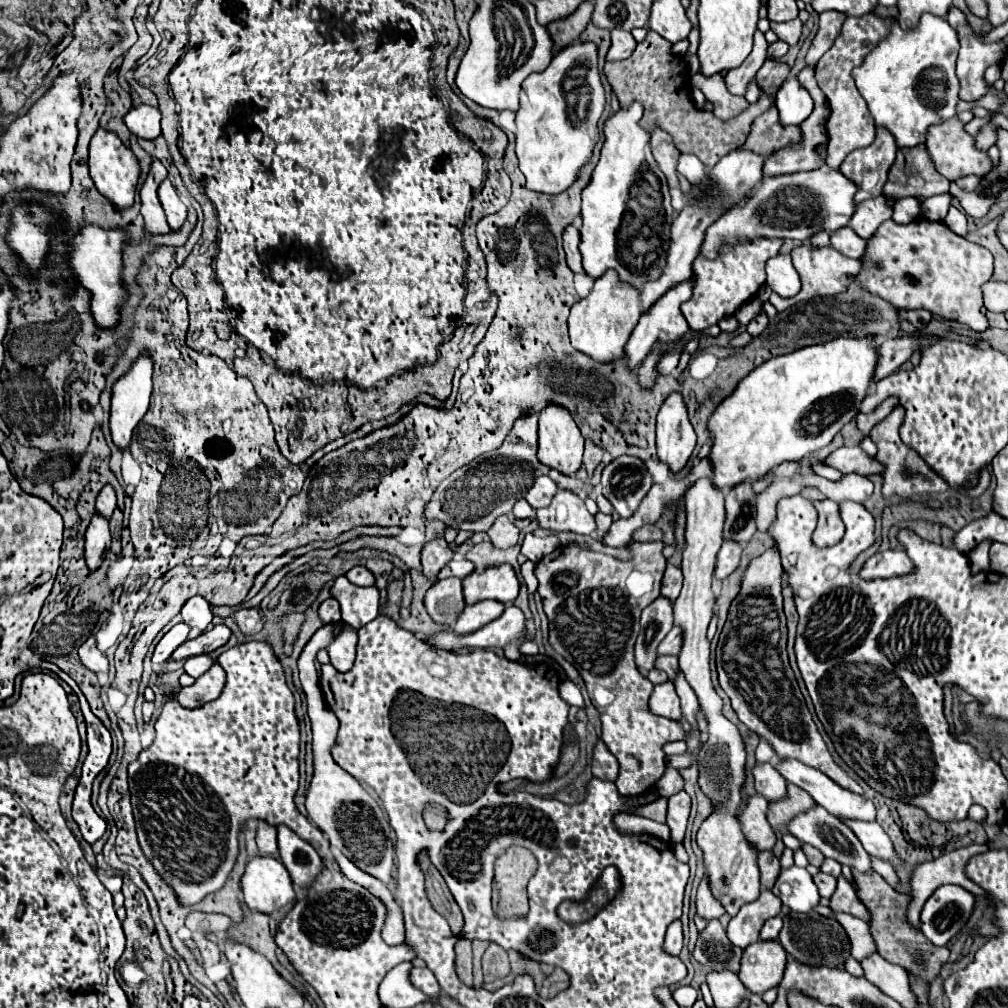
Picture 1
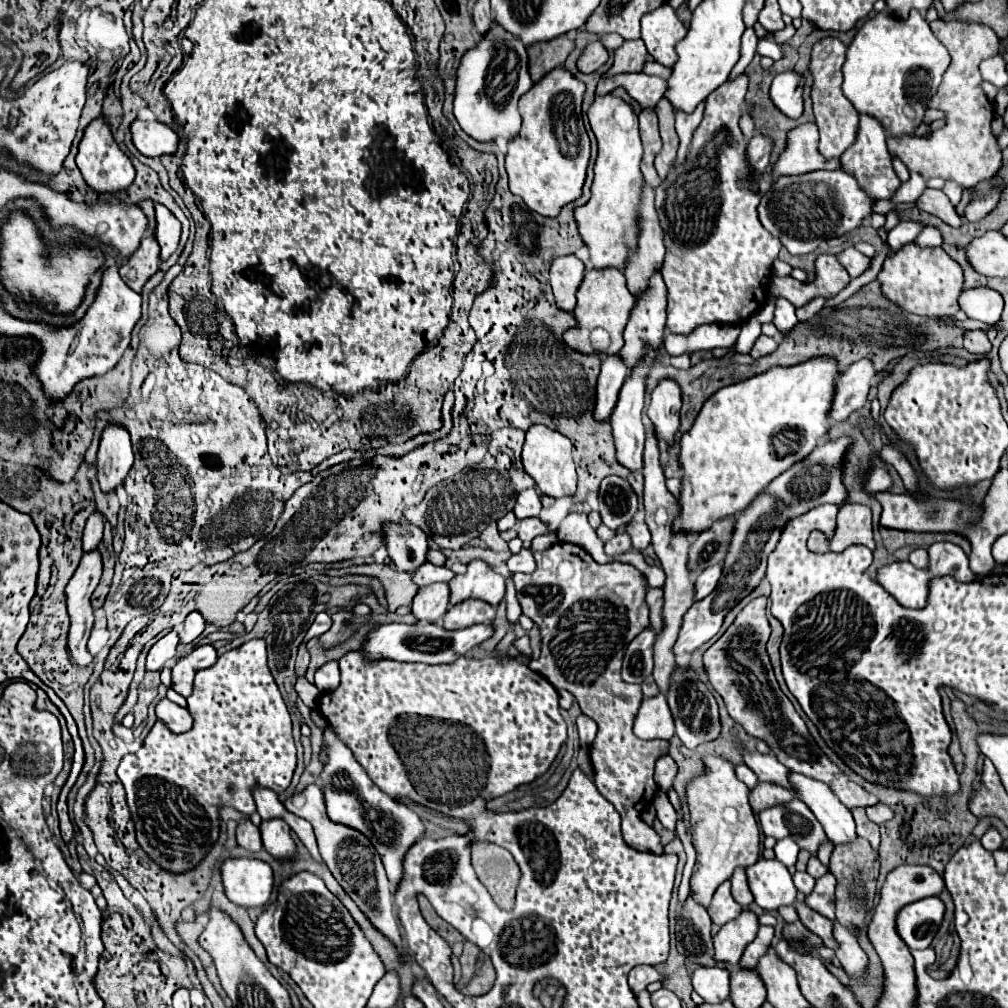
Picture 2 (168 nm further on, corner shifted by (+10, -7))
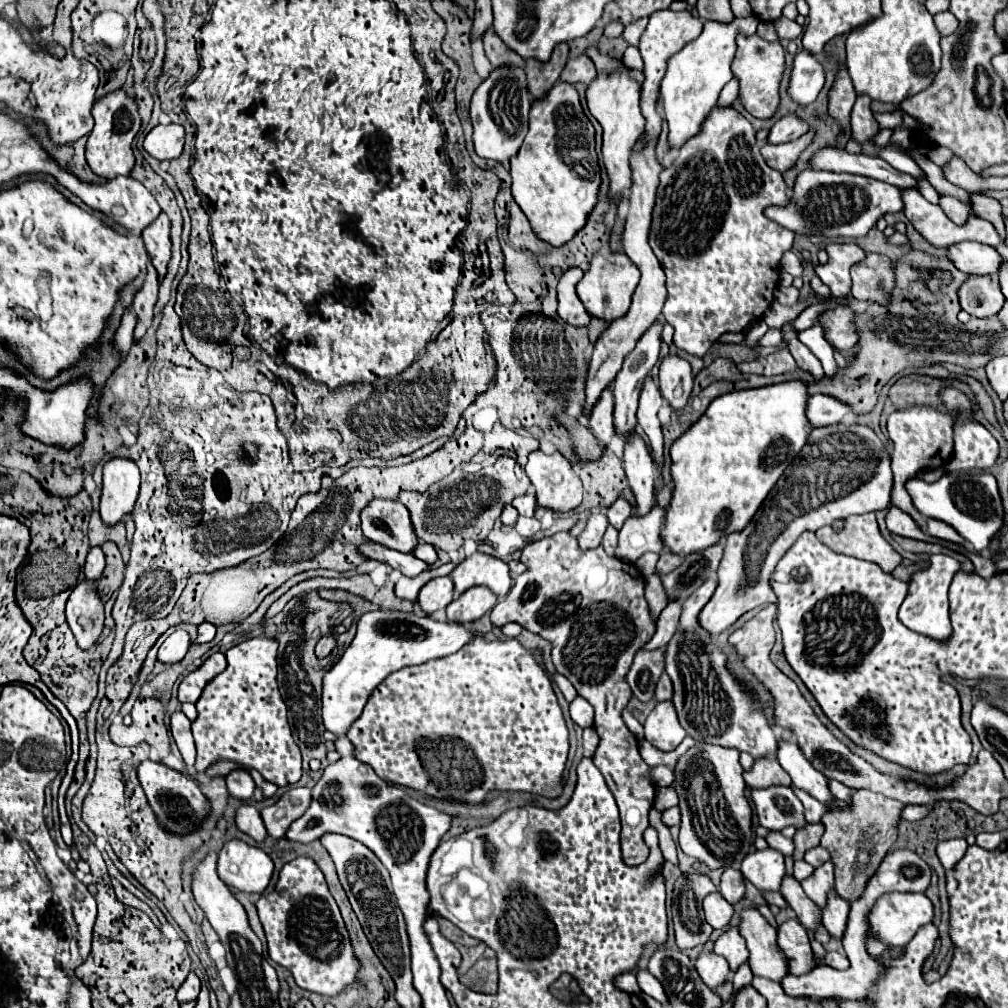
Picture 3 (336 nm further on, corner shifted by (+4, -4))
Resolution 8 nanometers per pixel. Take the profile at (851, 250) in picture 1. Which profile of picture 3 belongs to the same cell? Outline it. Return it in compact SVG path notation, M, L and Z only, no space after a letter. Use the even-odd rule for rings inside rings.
M866 253L866 259L852 267L852 295L860 301L886 303L894 287L892 261L880 253Z

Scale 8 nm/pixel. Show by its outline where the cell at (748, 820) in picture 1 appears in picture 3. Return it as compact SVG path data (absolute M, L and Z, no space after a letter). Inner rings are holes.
M704 743L688 749L674 769L674 787L682 809L680 847L710 869L722 869L726 863L738 865L752 849L752 807L746 797L742 773L736 749Z

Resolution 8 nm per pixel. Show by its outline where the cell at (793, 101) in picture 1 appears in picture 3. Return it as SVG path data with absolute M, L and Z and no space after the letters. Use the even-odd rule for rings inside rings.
M800 51L794 59L794 67L792 67L792 73L790 73L788 95L798 105L806 107L812 101L816 101L822 87L824 87L824 69L822 69L822 65L810 53Z

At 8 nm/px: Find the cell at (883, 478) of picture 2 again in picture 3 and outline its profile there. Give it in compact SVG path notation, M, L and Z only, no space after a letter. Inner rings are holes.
M956 471L946 473L936 483L924 483L916 477L906 481L906 491L912 497L914 507L926 517L940 519L952 525L964 539L968 539L976 551L982 551L996 531L1002 527L1002 503L994 475L978 471Z

